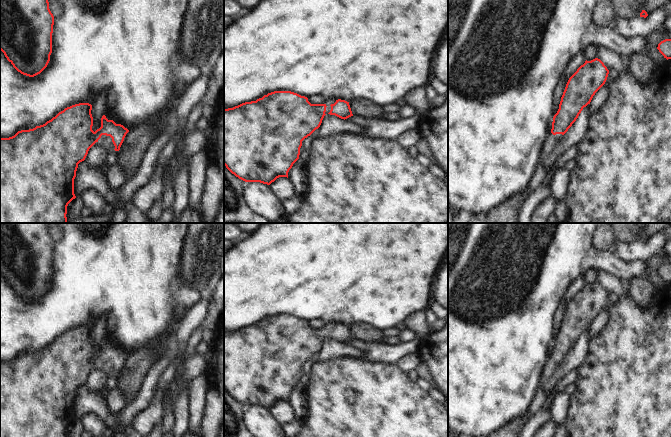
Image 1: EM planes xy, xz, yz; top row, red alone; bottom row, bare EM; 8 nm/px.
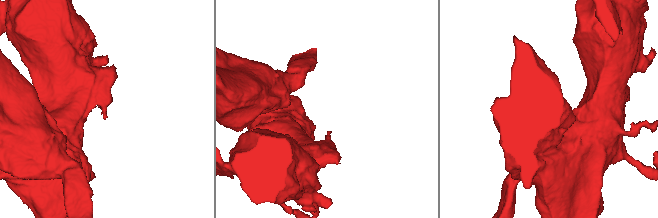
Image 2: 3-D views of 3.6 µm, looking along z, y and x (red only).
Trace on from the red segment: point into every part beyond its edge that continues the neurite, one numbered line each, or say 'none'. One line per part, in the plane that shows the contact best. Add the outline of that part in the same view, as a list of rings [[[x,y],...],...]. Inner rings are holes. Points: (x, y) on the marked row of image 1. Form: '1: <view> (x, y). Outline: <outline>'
1: xy (105, 142). Outline: [[[102,135],[101,138],[95,143],[95,145],[101,146],[107,154],[117,154],[117,151],[114,150],[115,146],[110,136]]]

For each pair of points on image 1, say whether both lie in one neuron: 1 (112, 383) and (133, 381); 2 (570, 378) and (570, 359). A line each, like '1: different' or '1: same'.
1: different
2: different

